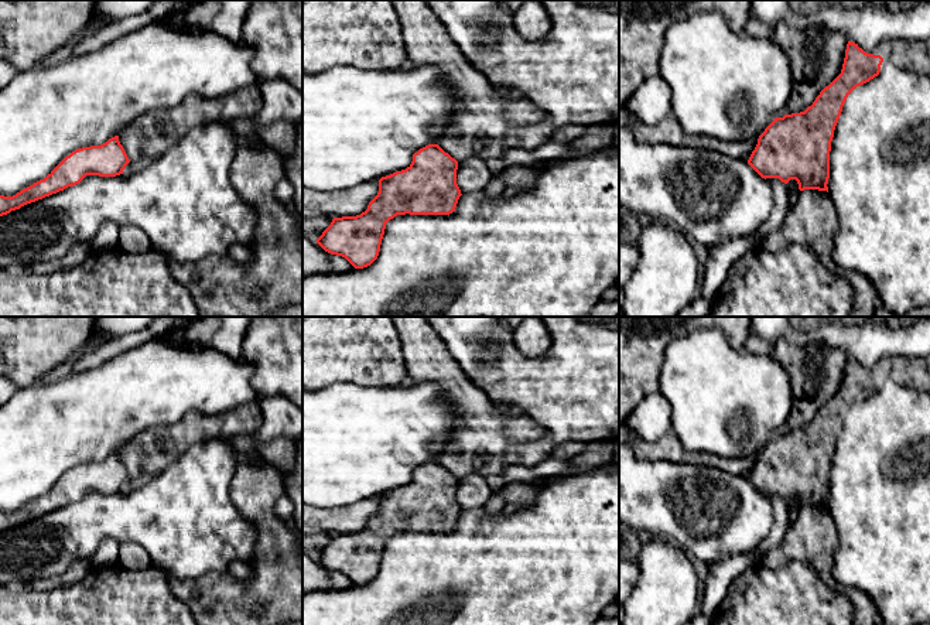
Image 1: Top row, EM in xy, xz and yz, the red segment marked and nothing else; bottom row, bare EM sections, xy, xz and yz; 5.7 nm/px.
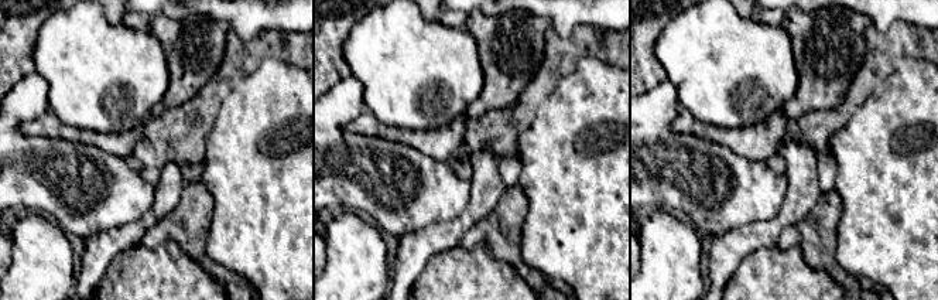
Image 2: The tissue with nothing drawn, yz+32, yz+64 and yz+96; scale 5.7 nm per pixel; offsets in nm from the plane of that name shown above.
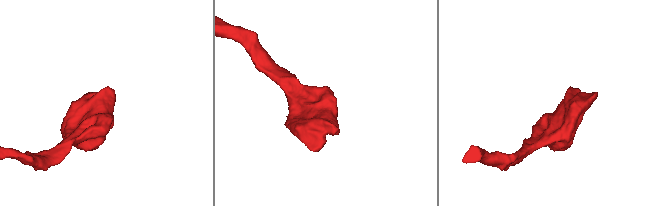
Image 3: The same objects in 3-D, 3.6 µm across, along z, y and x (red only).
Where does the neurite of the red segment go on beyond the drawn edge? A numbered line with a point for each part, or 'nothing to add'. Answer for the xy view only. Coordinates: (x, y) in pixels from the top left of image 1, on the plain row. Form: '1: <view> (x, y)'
1: xy (151, 451)

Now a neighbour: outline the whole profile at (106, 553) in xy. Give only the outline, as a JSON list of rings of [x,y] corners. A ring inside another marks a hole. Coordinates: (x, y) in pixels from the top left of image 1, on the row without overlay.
[[[112,537],[103,540],[98,546],[98,549],[95,550],[95,554],[90,559],[92,568],[102,568],[106,566],[117,564],[119,551],[120,551],[119,542],[116,542]]]

